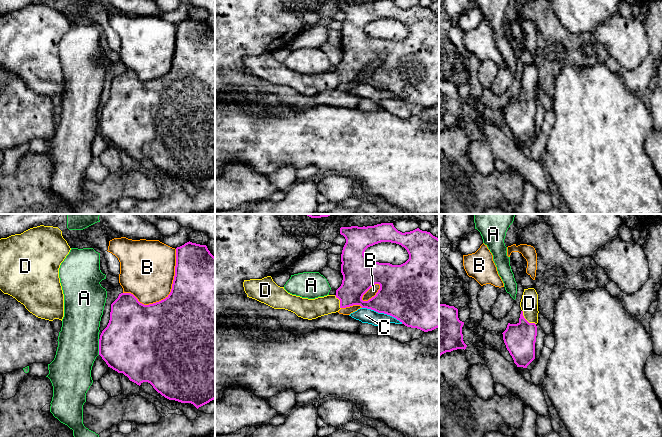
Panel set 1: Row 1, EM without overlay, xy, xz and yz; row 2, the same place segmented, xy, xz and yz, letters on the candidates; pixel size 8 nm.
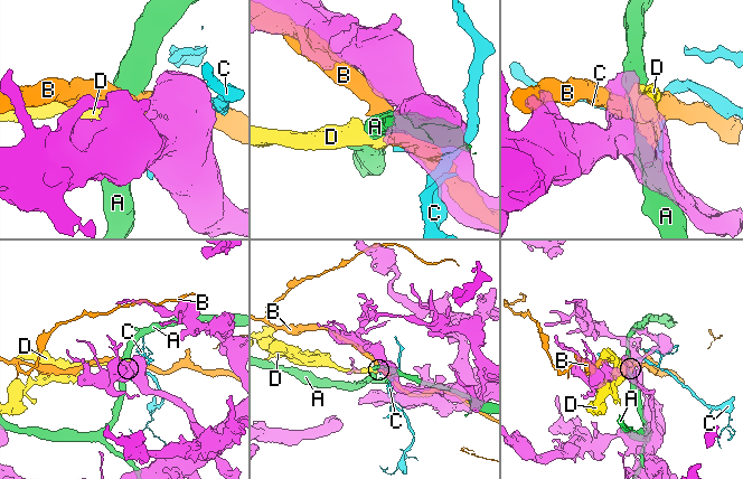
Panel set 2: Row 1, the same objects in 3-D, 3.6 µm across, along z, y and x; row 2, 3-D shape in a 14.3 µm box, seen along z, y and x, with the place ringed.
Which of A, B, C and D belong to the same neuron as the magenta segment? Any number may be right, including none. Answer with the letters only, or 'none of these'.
D

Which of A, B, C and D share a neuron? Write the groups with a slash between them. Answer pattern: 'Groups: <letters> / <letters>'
Groups: A / B / C / D

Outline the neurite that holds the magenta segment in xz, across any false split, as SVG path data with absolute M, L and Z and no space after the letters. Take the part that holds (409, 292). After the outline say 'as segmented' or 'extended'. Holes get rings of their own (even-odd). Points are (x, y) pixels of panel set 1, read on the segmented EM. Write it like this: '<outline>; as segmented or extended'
M393 223L341 227L340 234L346 239L341 254L343 280L335 295L302 298L288 293L267 276L244 280L247 297L308 320L360 305L424 332L439 327L437 237L419 228L402 233ZM381 242L401 245L407 250L409 259L401 265L369 261L364 255L365 250ZM375 284L380 285L376 295L363 301L363 295Z; extended

